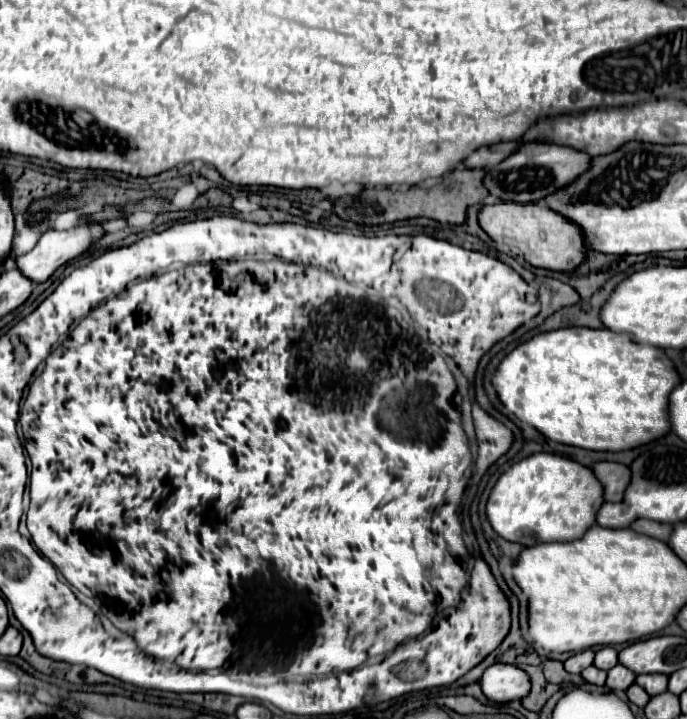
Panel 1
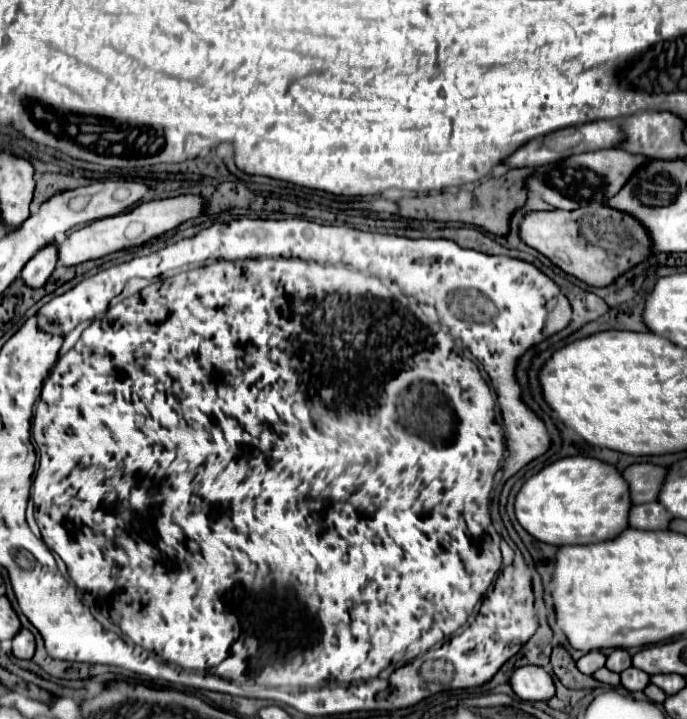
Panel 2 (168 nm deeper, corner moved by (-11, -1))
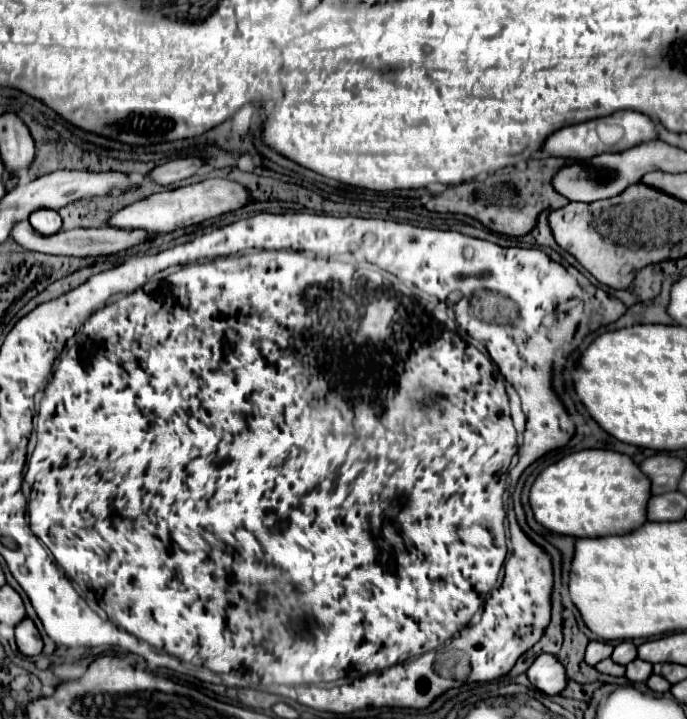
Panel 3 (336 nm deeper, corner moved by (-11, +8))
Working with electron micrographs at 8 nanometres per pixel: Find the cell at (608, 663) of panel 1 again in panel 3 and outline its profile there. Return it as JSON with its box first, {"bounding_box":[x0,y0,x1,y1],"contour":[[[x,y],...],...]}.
{"bounding_box":[611,642,637,666],"contour":[[[621,642],[621,644],[617,644],[613,654],[611,654],[611,660],[617,662],[617,664],[623,664],[623,666],[633,662],[635,658],[637,658],[637,648],[635,648],[633,642]]]}

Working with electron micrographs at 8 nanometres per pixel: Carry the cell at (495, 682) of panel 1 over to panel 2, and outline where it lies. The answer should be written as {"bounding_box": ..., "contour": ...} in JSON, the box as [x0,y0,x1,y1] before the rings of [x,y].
{"bounding_box":[513,665,555,701],"contour":[[[527,665],[513,673],[513,691],[525,701],[549,701],[555,695],[553,677],[539,665]]]}

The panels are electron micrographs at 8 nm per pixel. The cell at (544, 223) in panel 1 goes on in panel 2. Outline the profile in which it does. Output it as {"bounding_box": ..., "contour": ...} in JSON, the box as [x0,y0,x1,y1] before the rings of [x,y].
{"bounding_box":[521,205,653,287],"contour":[[[607,205],[575,211],[553,209],[527,213],[521,223],[521,239],[529,247],[549,257],[565,273],[593,287],[607,287],[615,283],[617,277],[625,275],[631,267],[653,255],[647,231],[643,231],[643,227],[639,227],[631,215],[623,215],[623,211],[615,211]]]}

